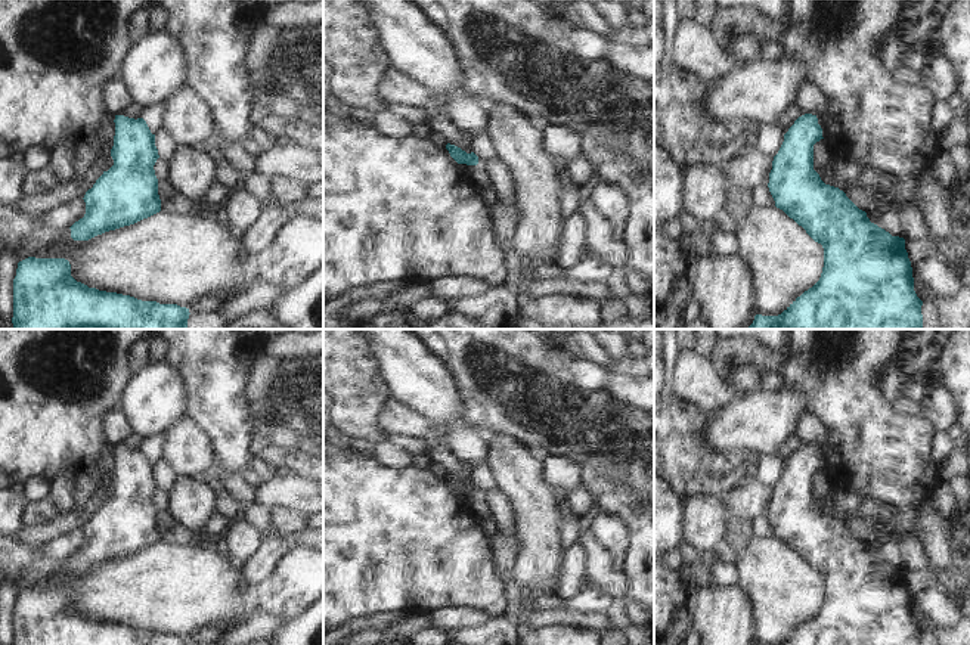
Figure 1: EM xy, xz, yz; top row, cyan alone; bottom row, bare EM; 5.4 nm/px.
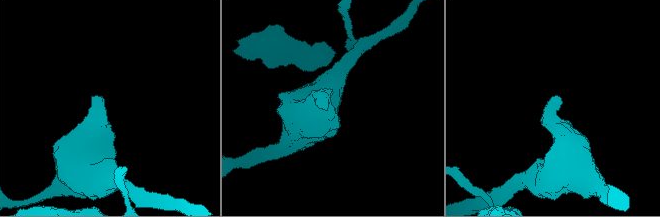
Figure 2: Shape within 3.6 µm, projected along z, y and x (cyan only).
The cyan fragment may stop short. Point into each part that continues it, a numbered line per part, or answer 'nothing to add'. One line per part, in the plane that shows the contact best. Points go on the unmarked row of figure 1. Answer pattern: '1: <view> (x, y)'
nothing to add

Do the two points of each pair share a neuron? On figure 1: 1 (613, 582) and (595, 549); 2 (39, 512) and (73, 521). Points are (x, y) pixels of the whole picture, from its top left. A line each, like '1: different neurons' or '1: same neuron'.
1: same neuron
2: different neurons

